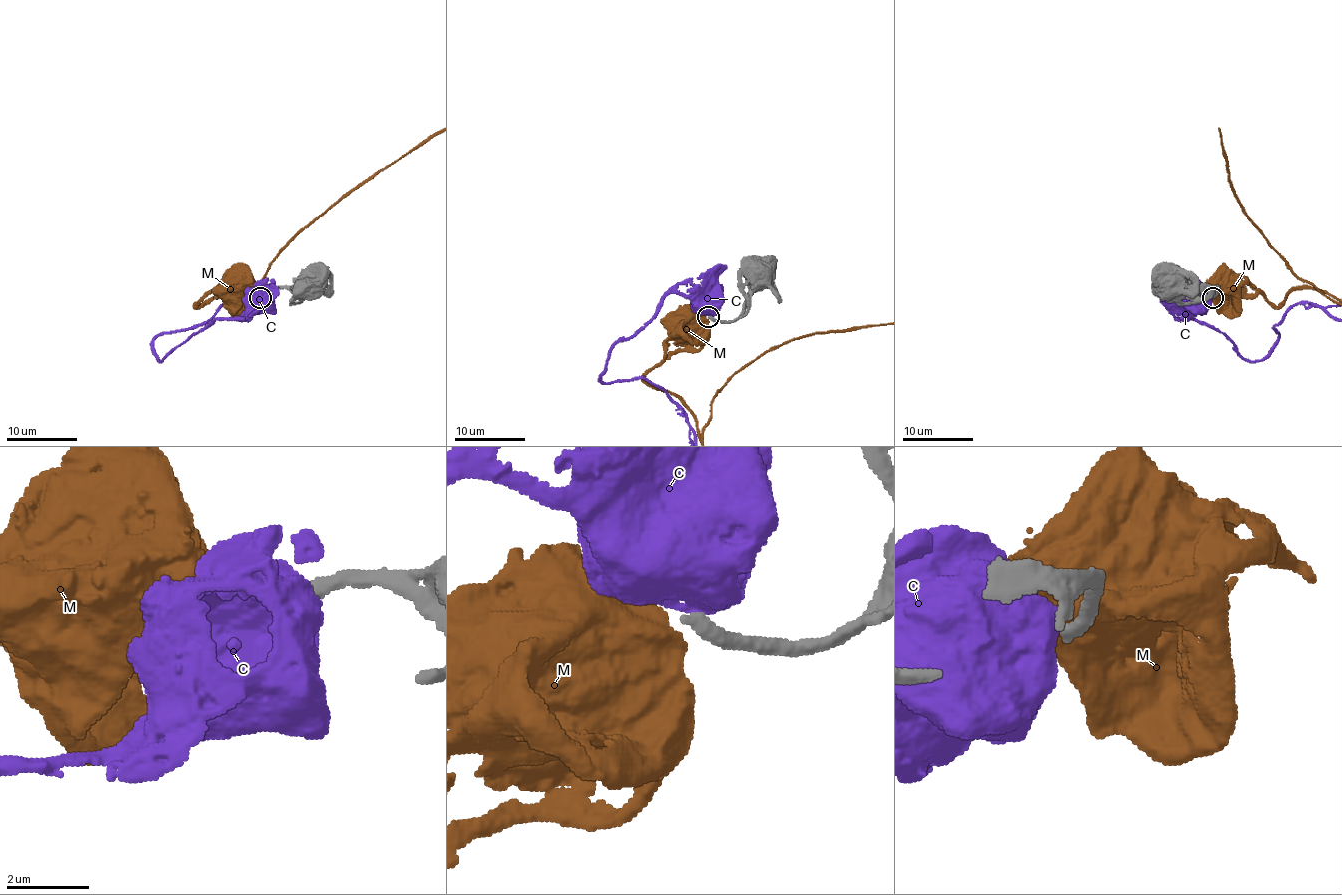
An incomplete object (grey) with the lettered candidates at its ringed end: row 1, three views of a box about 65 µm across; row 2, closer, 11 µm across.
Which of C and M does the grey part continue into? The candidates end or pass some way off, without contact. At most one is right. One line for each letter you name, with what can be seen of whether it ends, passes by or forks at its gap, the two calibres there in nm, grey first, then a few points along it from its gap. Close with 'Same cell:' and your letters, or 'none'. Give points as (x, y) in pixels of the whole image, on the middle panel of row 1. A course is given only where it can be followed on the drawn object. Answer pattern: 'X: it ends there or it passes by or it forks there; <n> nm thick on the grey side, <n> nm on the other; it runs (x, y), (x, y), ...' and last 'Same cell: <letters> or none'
Same cell: none

